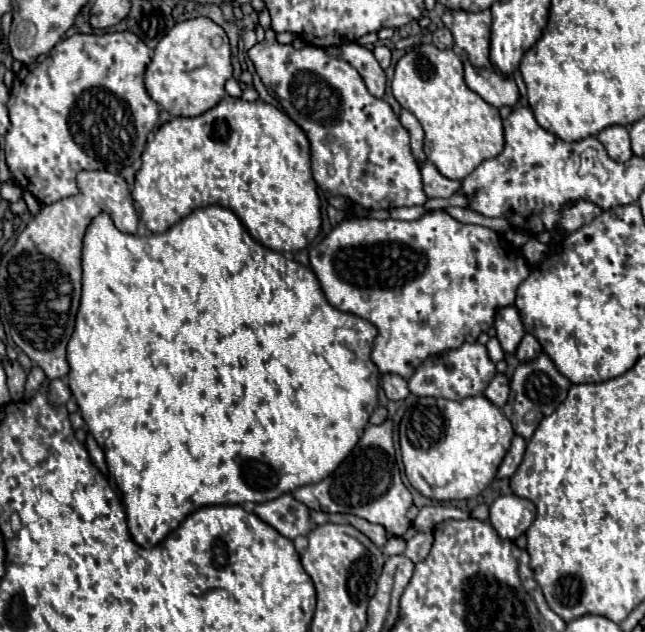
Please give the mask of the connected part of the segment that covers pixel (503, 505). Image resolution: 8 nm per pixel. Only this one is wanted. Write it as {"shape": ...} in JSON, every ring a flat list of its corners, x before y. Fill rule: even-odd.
{"shape":[[516,495,498,497,490,505,490,523,498,537,516,541,520,535,528,531,536,517,536,507,528,499,520,499]]}

